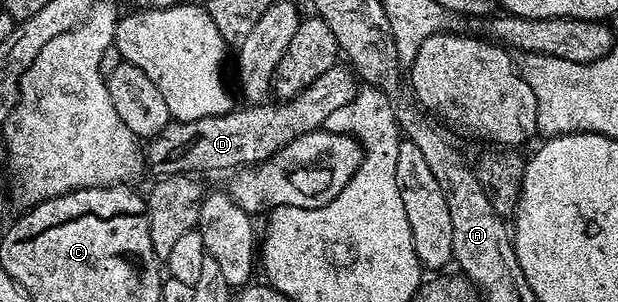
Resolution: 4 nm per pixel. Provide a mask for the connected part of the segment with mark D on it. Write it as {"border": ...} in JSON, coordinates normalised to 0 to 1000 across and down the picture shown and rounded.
{"border":[[[545,209],[532,235],[513,248],[500,288],[494,288],[476,321],[453,331],[453,348],[440,341],[413,341],[406,361],[375,358],[371,374],[345,381],[332,394],[306,394],[304,401],[278,397],[259,440],[243,457],[235,493],[235,533],[251,579],[275,579],[278,573],[303,573],[304,566],[322,566],[316,560],[382,560],[392,563],[395,553],[421,546],[432,533],[448,497],[458,493],[487,447],[503,440],[510,427],[521,427],[529,411],[532,381],[539,368],[555,354],[573,328],[581,298],[581,262],[574,235],[558,209]]]}

